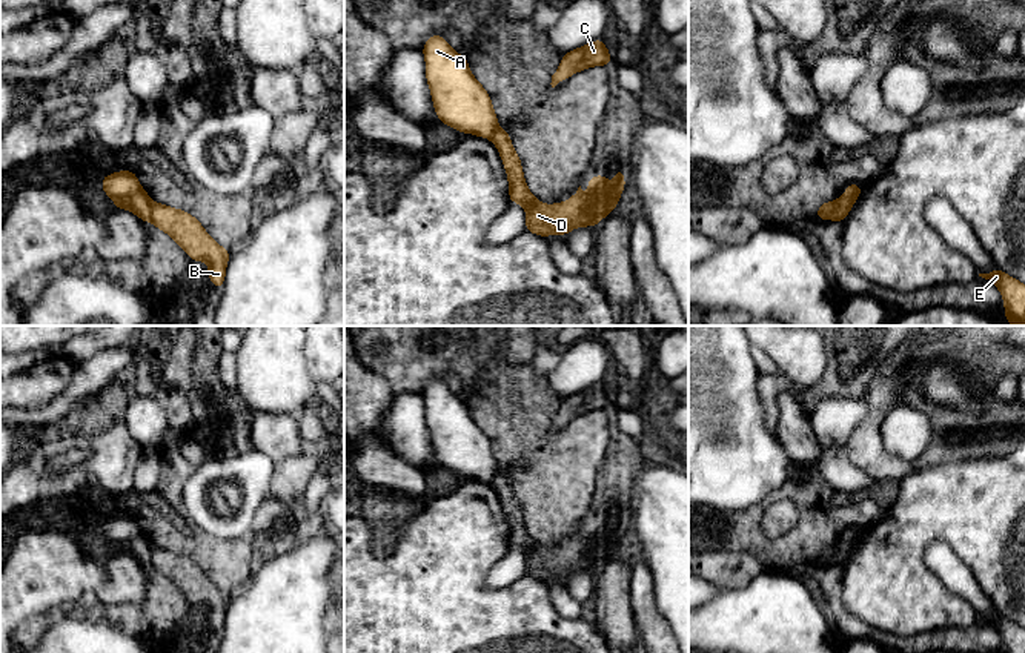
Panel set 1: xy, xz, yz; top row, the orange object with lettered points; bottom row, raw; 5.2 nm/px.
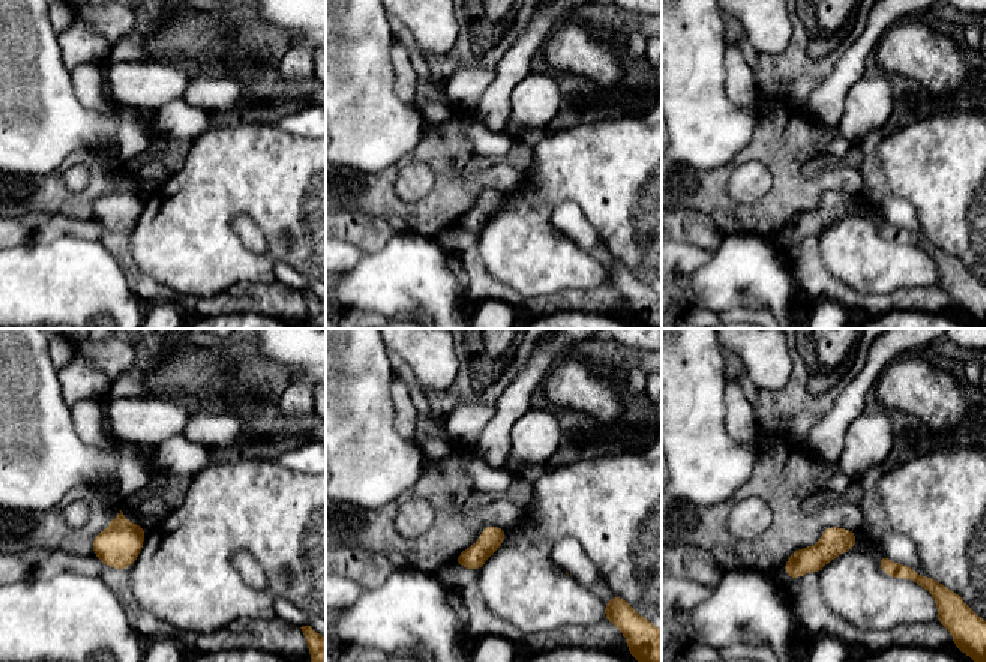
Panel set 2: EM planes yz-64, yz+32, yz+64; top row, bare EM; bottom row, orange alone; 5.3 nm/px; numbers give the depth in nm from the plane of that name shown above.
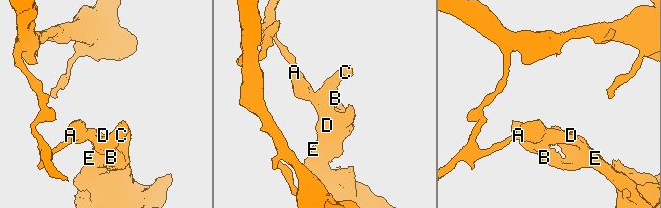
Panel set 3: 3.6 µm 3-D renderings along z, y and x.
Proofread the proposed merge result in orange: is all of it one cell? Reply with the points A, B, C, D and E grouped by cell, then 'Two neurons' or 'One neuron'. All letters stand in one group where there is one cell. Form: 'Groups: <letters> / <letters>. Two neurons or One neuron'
Groups: A / B C D E. Two neurons

